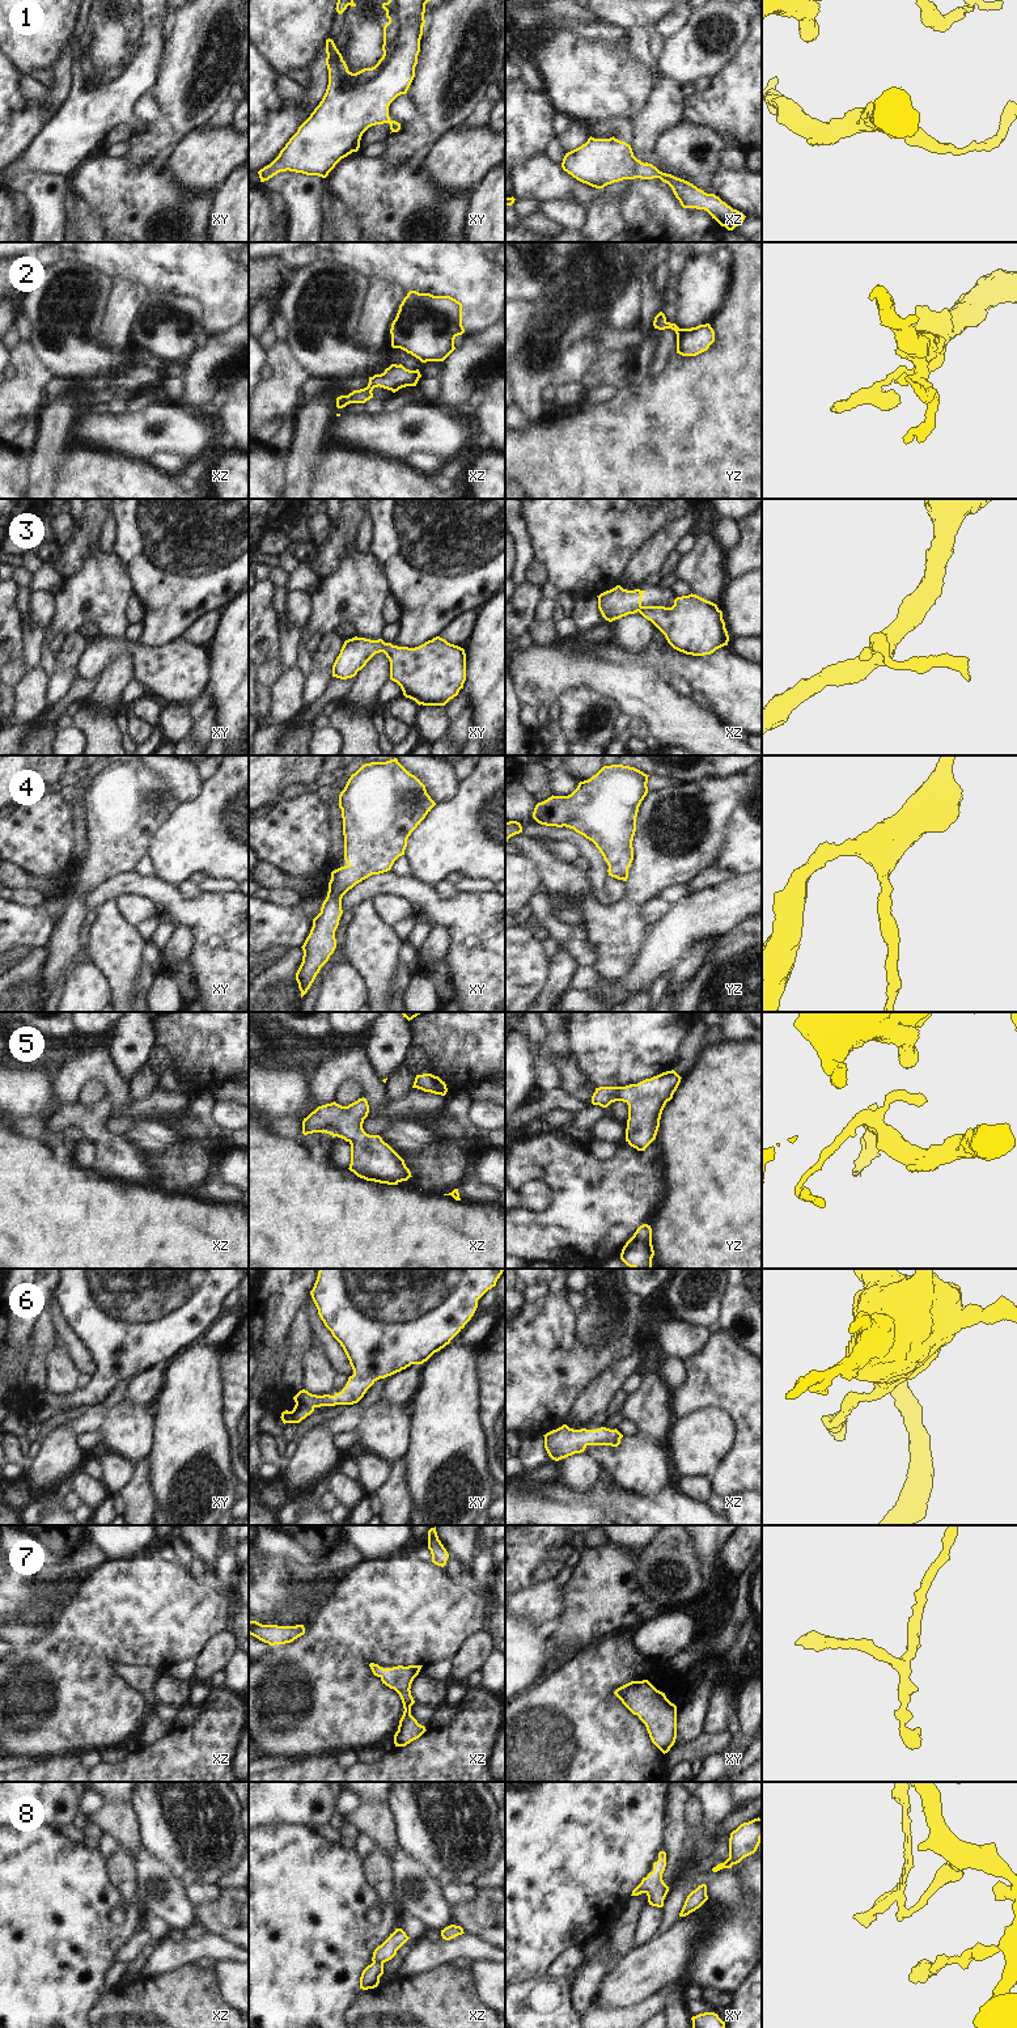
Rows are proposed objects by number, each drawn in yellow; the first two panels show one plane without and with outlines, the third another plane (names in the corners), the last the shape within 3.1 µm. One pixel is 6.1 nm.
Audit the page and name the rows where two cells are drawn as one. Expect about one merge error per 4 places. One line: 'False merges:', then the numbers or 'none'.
False merges: 3

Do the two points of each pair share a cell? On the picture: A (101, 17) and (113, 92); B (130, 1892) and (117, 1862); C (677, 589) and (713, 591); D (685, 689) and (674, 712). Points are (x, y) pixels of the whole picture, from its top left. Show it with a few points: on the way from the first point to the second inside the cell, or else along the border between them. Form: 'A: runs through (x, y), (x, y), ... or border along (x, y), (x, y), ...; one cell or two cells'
A: runs through (113, 36), (113, 73); one cell
B: runs through (126, 1884), (121, 1870); one cell
C: border along (677, 579), (686, 583), (691, 592); two cells
D: border along (665, 678), (676, 689), (689, 695); two cells

